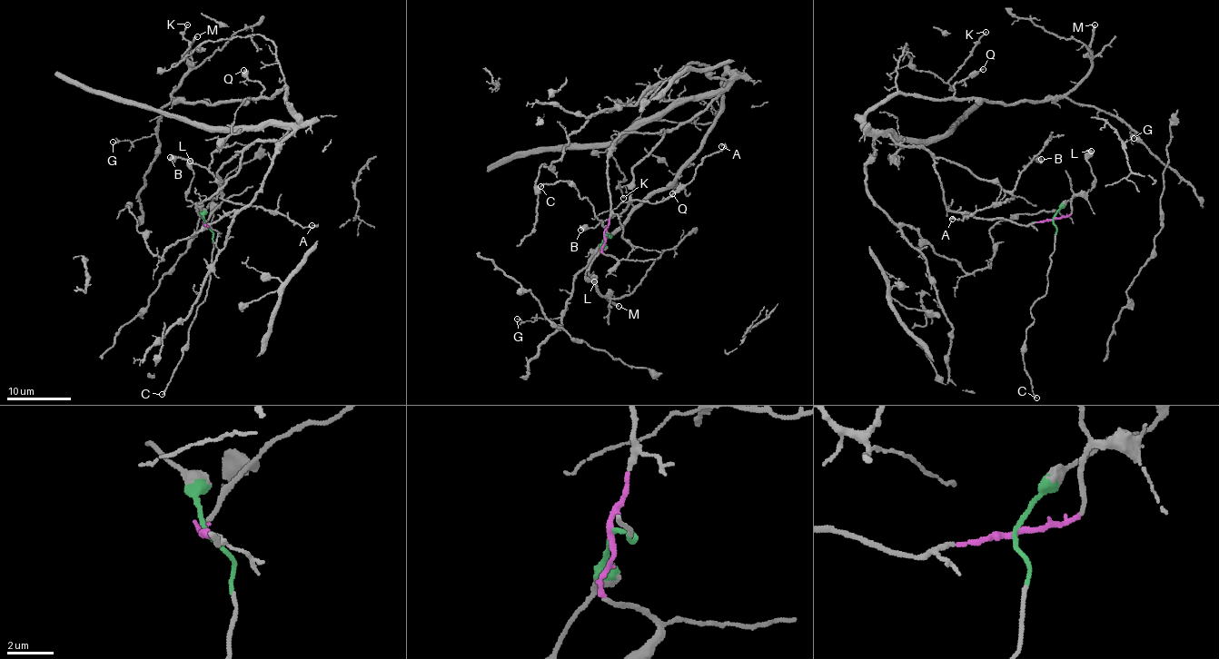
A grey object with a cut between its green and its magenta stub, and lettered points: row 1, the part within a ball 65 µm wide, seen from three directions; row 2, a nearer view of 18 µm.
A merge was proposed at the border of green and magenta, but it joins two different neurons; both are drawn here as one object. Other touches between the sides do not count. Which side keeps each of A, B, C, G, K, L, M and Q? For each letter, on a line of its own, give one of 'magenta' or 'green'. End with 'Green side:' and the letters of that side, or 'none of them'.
A: magenta
B: magenta
C: green
G: magenta
K: magenta
L: green
M: magenta
Q: magenta
Green side: C, L

